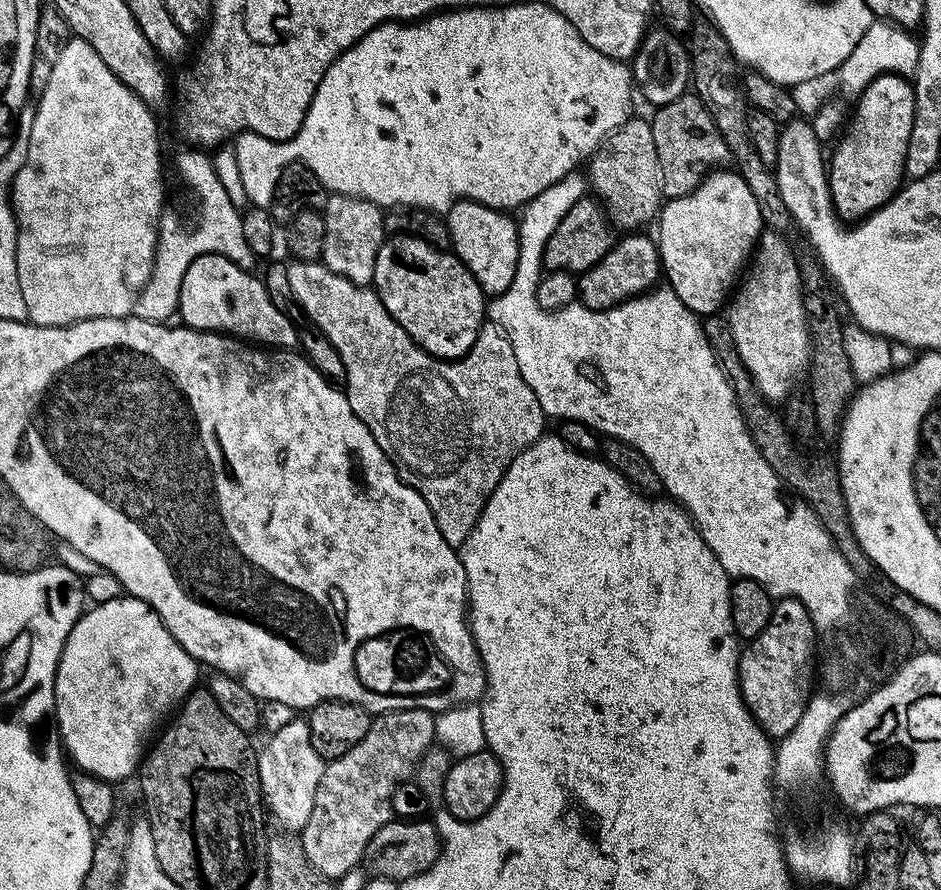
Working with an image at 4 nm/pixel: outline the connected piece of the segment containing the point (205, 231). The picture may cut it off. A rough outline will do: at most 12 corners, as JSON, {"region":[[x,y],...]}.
{"region":[[207,151],[176,156],[196,221],[165,211],[152,277],[134,305],[171,321],[182,278],[204,248],[255,269],[246,224]]}

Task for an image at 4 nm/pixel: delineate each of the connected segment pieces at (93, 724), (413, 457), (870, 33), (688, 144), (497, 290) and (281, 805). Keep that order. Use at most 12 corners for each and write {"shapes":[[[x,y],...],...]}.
{"shapes":[[[119,595],[81,615],[54,720],[79,771],[137,771],[197,687],[160,615]],[[289,263],[350,410],[463,546],[546,432],[486,322],[423,352],[375,289]],[[877,19],[836,72],[794,88],[797,109],[817,113],[839,76],[859,98],[874,78],[915,77],[920,40]],[[694,94],[650,116],[665,197],[729,163]],[[460,200],[451,251],[489,297],[514,282],[518,224]],[[307,719],[259,749],[266,808],[289,833],[314,810],[326,761]]]}

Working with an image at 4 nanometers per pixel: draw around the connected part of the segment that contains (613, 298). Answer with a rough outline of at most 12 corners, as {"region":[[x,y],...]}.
{"region":[[624,234],[579,273],[578,300],[604,311],[657,287],[657,241]]}

